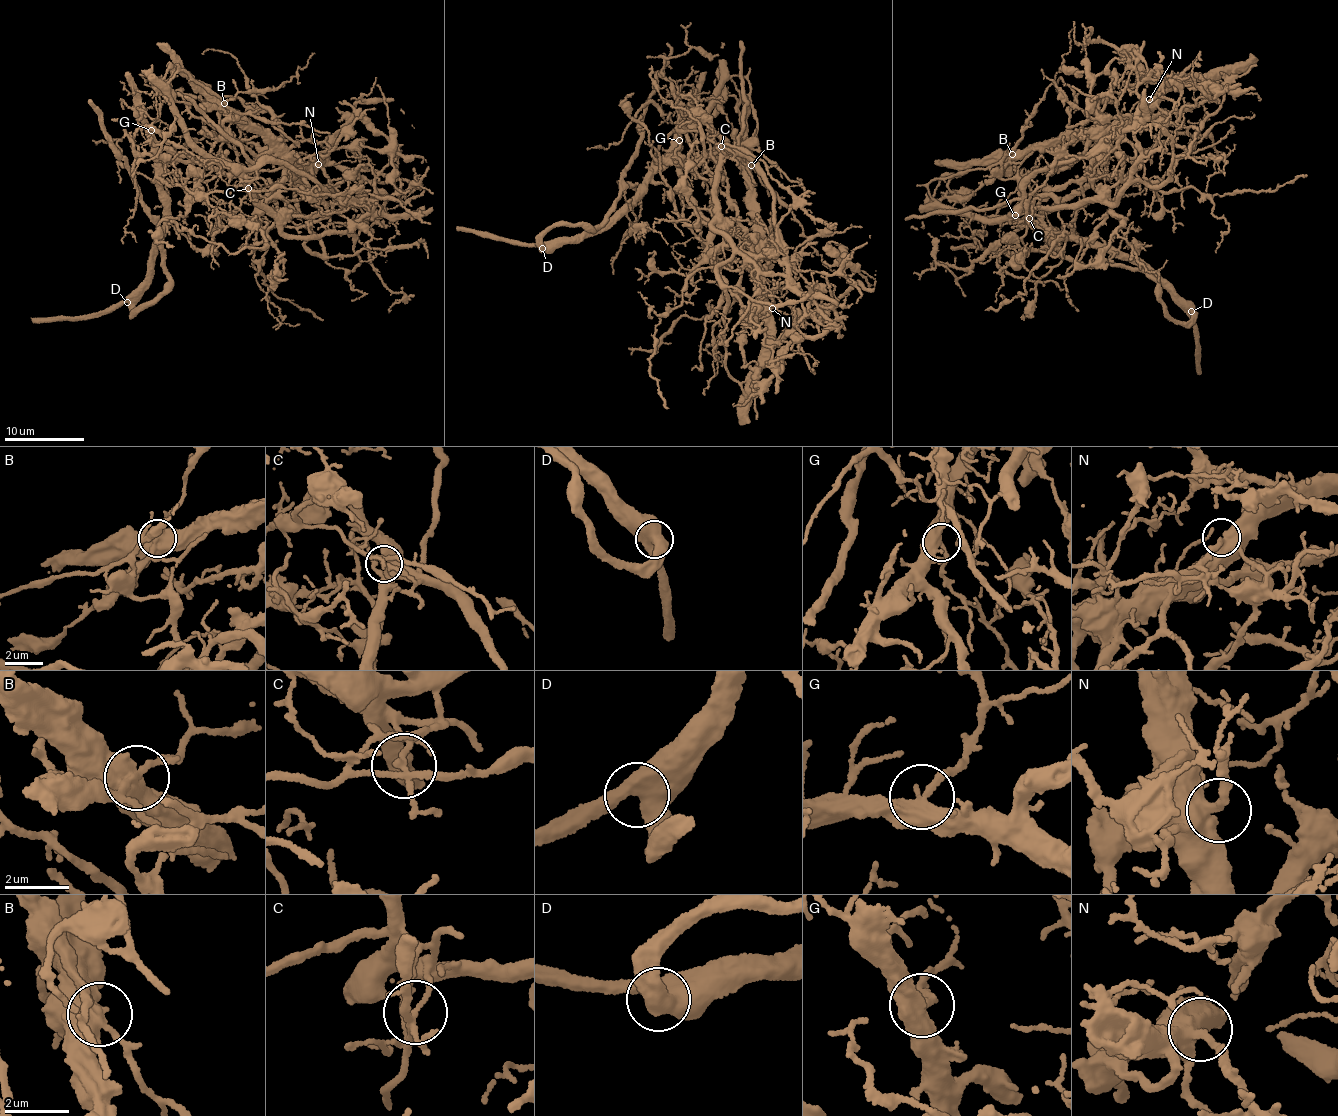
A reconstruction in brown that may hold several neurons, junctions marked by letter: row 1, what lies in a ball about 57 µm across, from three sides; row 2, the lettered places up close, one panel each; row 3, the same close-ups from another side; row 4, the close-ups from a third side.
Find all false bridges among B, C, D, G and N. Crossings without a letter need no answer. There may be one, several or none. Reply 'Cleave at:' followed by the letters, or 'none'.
Cleave at: B, C

